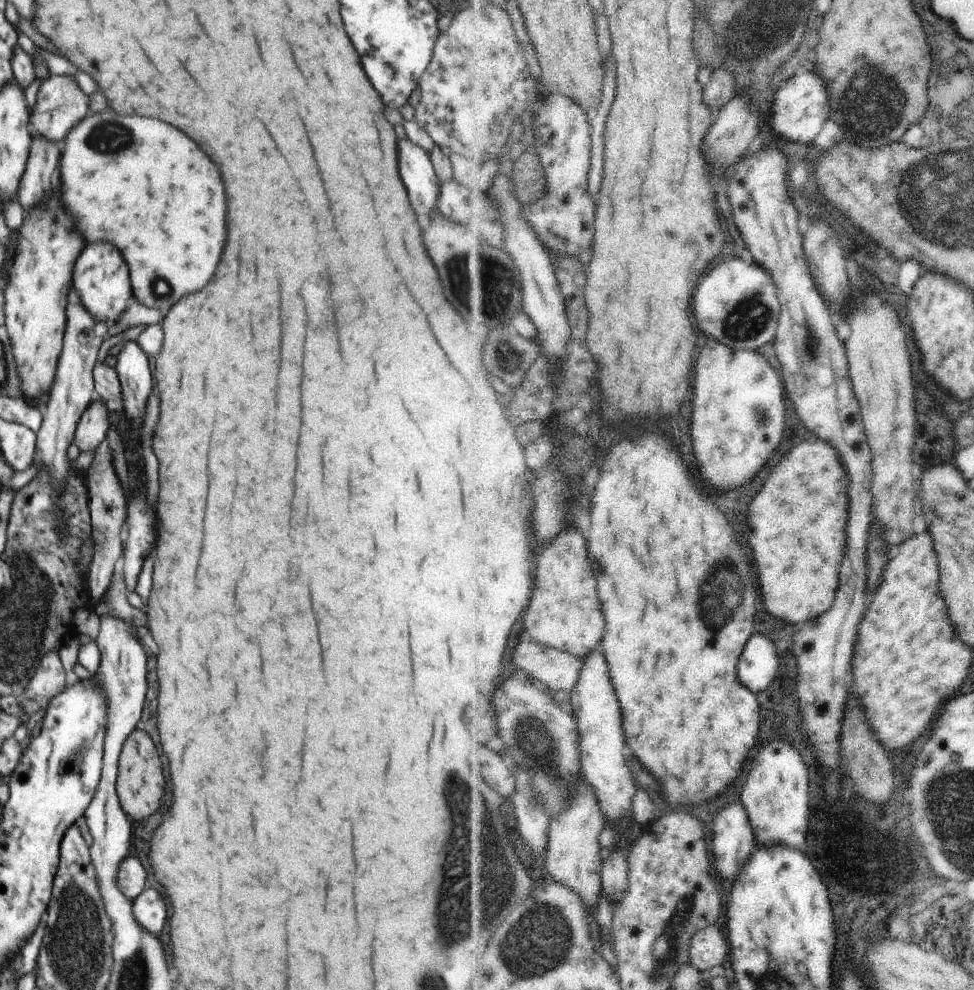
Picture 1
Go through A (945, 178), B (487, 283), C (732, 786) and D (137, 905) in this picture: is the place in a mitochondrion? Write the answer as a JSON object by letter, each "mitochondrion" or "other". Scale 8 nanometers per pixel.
{"A":"mitochondrion","B":"mitochondrion","C":"other","D":"other"}

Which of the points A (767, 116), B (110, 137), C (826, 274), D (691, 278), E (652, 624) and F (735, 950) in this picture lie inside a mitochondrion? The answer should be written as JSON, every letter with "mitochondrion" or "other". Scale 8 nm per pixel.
{"A":"other","B":"mitochondrion","C":"other","D":"other","E":"other","F":"other"}

